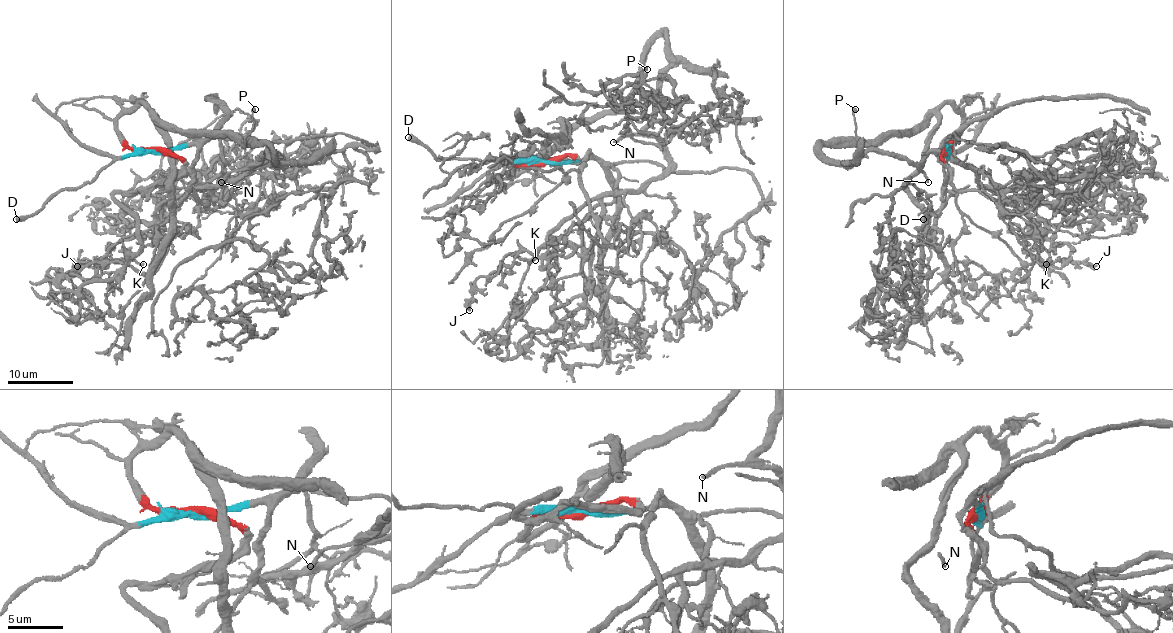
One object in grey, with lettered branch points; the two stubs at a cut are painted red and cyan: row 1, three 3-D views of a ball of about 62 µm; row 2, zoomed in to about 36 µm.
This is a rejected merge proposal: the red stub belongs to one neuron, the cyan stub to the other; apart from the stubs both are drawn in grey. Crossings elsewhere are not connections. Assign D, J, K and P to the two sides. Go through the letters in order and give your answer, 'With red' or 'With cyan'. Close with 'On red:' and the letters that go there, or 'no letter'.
D: With cyan
J: With red
K: With red
P: With red
On red: J, K, P

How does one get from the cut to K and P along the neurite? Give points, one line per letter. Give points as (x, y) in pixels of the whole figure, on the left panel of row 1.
K: (154, 150), (117, 129), (140, 103), (276, 162), (166, 199), (110, 250), (143, 264)
P: (154, 150), (133, 150), (117, 129), (117, 120), (140, 103), (175, 129), (231, 131), (241, 139), (255, 108)

